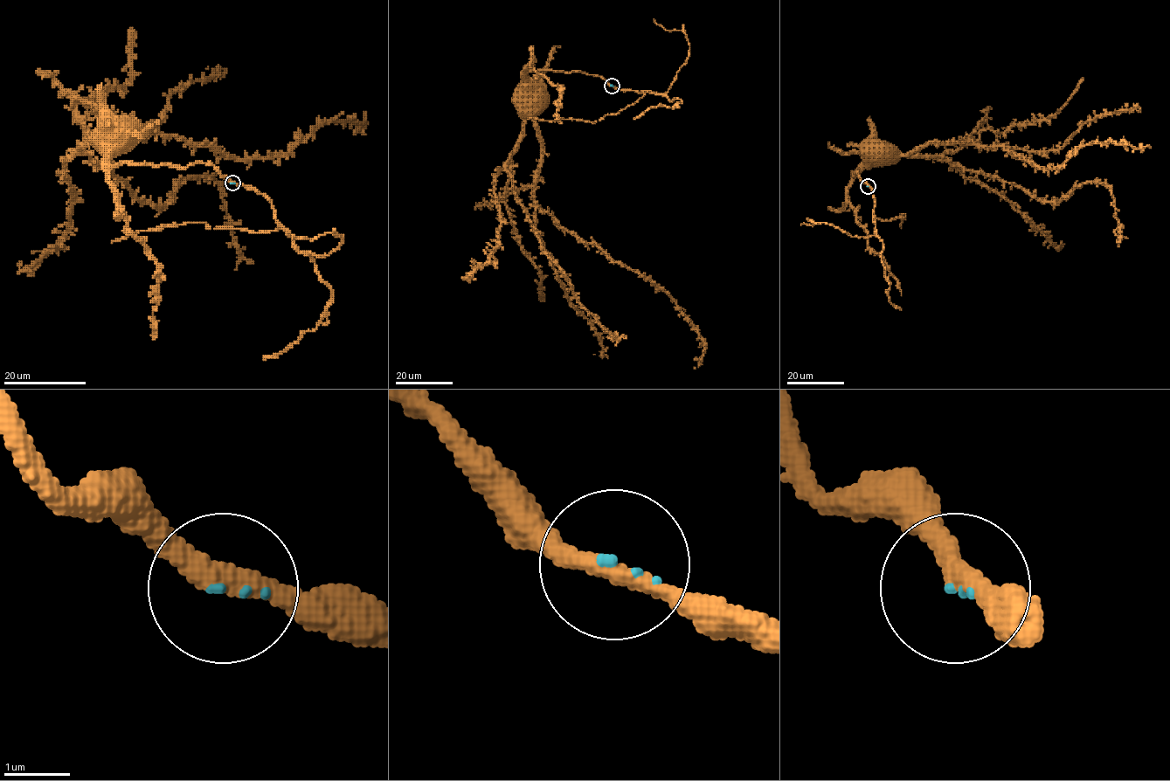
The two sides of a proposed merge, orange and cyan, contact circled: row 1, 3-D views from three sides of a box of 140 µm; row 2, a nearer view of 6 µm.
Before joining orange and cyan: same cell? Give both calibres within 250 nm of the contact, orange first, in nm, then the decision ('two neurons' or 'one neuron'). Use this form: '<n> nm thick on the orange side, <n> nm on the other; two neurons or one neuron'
320 nm thick on the orange side, 70 nm on the other; one neuron

